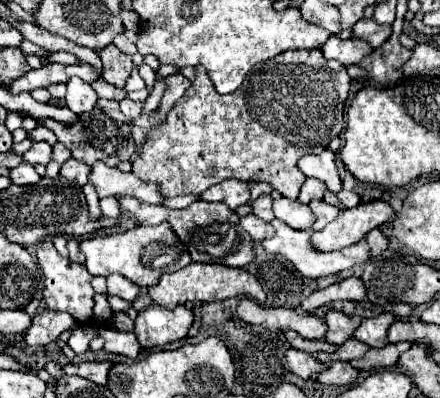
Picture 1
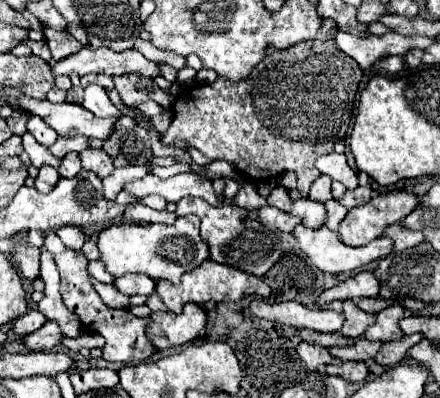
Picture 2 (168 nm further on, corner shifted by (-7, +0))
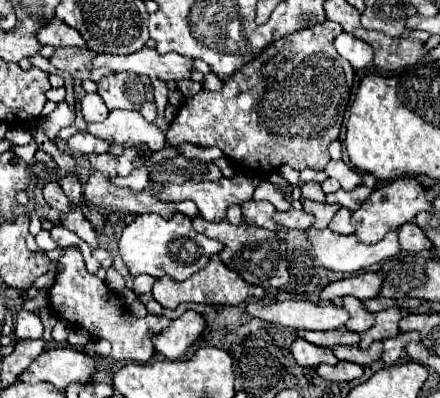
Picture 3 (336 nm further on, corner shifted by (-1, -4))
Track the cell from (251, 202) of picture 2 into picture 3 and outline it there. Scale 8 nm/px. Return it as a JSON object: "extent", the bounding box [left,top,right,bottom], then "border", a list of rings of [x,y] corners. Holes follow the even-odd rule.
{"extent":[241,201,279,231],"border":[[[247,201],[247,203],[241,205],[241,209],[243,209],[247,223],[263,227],[263,229],[271,229],[271,231],[279,229],[279,225],[273,221],[275,207],[271,203],[267,203],[267,201]]]}

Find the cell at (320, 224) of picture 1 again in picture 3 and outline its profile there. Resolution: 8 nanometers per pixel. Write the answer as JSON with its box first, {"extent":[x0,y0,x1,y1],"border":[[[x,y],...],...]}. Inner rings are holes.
{"extent":[329,207,355,235],"border":[[[341,207],[341,209],[337,211],[337,215],[333,217],[333,221],[329,223],[329,229],[335,231],[335,233],[341,233],[341,235],[351,235],[351,233],[355,233],[353,223],[351,223],[351,209]]]}

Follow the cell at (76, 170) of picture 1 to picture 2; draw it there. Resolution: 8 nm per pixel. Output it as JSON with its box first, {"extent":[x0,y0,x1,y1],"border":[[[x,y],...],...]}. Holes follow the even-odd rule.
{"extent":[79,149,113,177],"border":[[[85,149],[79,157],[81,157],[81,169],[93,171],[97,177],[107,177],[113,171],[111,157],[103,149]]]}

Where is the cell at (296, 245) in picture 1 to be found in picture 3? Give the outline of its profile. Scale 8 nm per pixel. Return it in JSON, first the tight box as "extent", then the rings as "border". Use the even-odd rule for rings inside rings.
{"extent":[307,227,401,273],"border":[[[309,227],[307,233],[317,259],[323,263],[323,267],[333,271],[357,273],[401,251],[397,231],[391,231],[383,241],[375,245],[365,245],[355,235],[333,233],[329,227],[321,231]]]}

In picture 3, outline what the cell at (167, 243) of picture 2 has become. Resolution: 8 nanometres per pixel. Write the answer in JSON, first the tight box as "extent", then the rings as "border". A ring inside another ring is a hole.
{"extent":[119,213,221,281],"border":[[[157,213],[137,215],[135,221],[123,229],[119,239],[119,253],[133,275],[147,273],[157,279],[169,275],[177,281],[185,281],[191,273],[203,269],[209,263],[211,255],[219,253],[221,249],[221,241],[209,239],[205,235],[201,235],[199,247],[199,233],[193,229],[191,219],[181,213],[173,213],[169,219],[163,219]]]}

